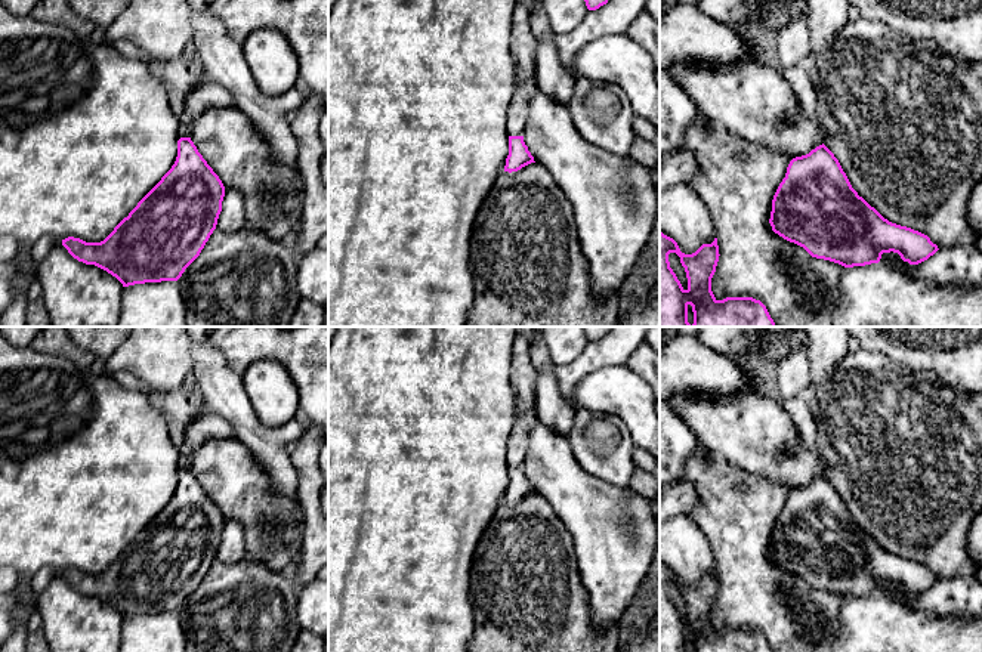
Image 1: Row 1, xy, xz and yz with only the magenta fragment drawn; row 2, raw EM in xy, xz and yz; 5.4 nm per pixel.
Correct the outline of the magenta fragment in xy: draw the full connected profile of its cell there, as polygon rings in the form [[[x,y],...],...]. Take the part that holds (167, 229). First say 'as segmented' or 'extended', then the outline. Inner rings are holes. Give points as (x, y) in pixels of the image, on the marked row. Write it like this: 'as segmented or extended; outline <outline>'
as segmented; outline [[[180,137],[172,169],[104,241],[86,242],[68,237],[62,240],[62,245],[78,262],[95,265],[115,276],[123,287],[177,281],[200,256],[216,229],[223,197],[225,186],[219,176],[198,152],[191,137]]]

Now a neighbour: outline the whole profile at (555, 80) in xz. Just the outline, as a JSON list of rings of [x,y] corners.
[[[552,38],[537,40],[535,81],[543,93],[568,108],[577,75],[563,67]]]

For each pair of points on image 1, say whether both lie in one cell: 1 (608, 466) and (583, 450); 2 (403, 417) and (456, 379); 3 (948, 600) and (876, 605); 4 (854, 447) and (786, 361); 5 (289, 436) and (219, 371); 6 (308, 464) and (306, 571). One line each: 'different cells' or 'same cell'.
1: same cell
2: same cell
3: different cells
4: different cells
5: same cell
6: same cell

